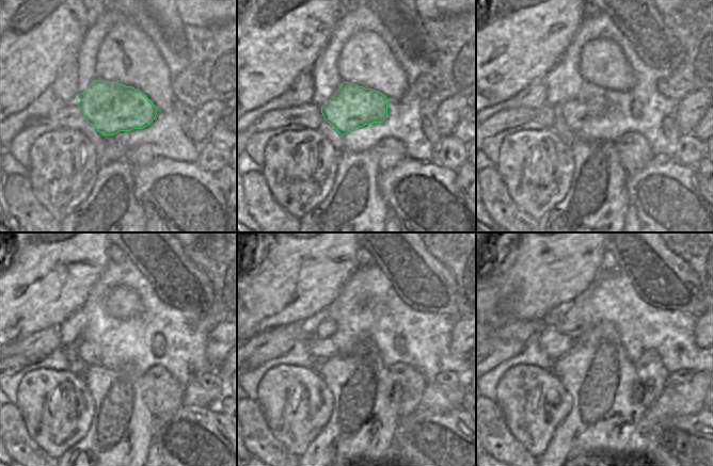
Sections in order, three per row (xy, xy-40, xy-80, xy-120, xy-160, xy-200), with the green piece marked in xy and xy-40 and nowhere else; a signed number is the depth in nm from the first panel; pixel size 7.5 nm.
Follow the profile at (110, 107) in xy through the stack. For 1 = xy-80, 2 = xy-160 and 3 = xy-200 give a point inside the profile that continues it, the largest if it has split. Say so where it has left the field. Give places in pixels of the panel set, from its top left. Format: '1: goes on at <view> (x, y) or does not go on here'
1: goes on at xy-80 (574, 112)
2: goes on at xy-160 (322, 349)
3: goes on at xy-200 (554, 343)

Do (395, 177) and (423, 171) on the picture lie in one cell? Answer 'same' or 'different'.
same

